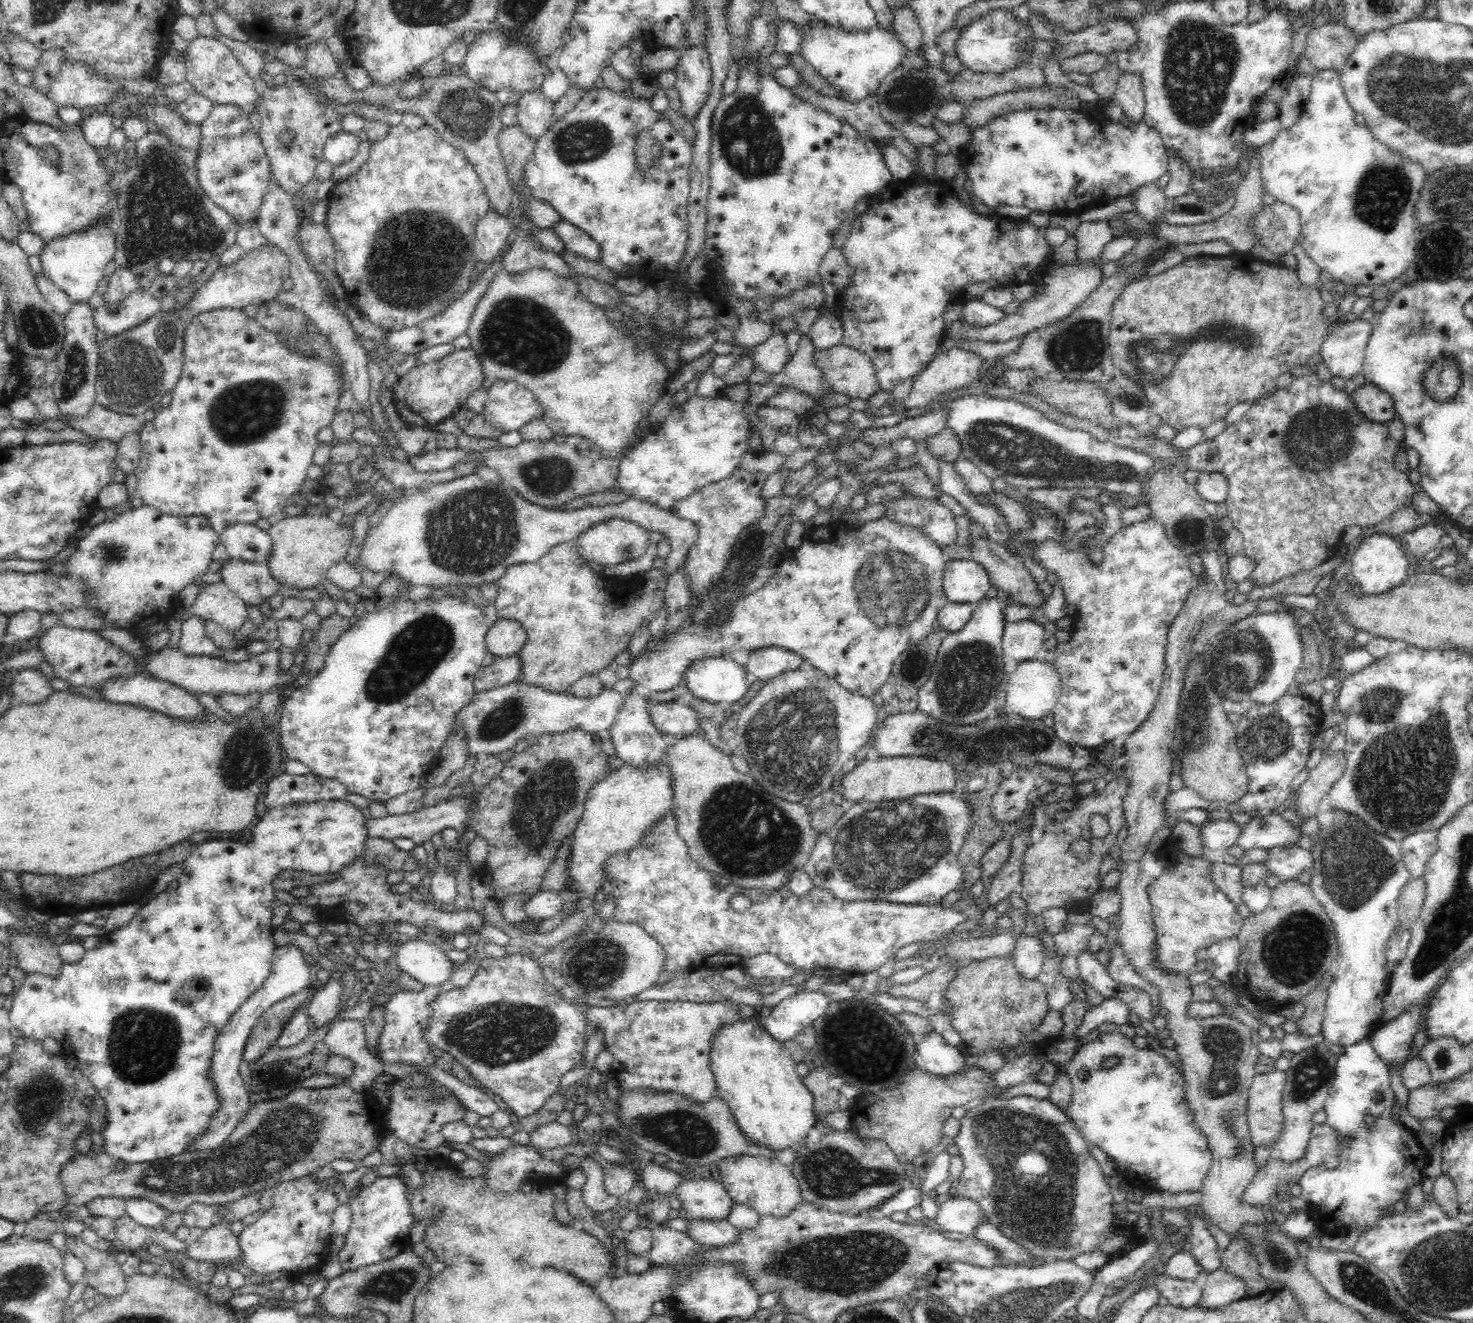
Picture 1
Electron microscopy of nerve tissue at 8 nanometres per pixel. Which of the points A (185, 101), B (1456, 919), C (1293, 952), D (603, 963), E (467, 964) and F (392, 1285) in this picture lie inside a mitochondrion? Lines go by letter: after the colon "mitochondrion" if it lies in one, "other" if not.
A: other
B: mitochondrion
C: mitochondrion
D: mitochondrion
E: other
F: mitochondrion

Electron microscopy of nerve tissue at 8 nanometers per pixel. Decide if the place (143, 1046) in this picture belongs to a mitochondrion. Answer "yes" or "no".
yes

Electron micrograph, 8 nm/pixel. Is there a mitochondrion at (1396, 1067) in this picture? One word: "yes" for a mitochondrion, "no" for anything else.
no

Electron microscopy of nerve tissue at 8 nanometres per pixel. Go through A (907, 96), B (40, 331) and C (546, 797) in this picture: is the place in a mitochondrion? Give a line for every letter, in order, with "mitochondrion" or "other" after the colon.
A: mitochondrion
B: mitochondrion
C: mitochondrion

